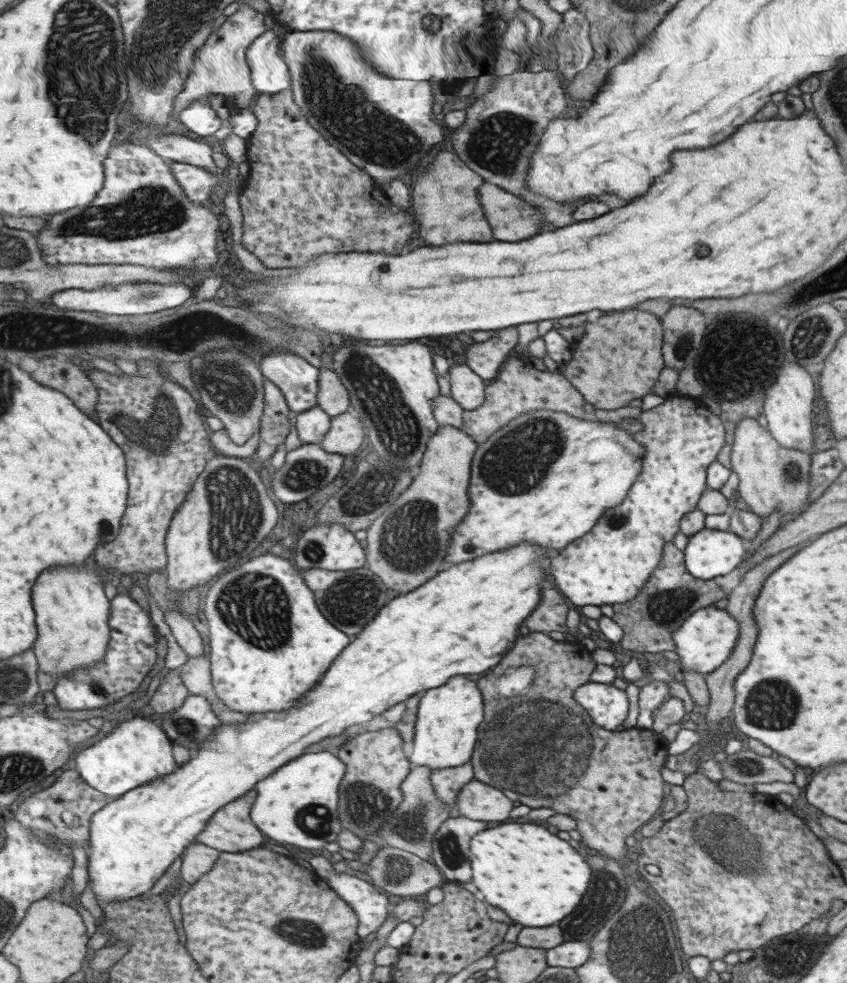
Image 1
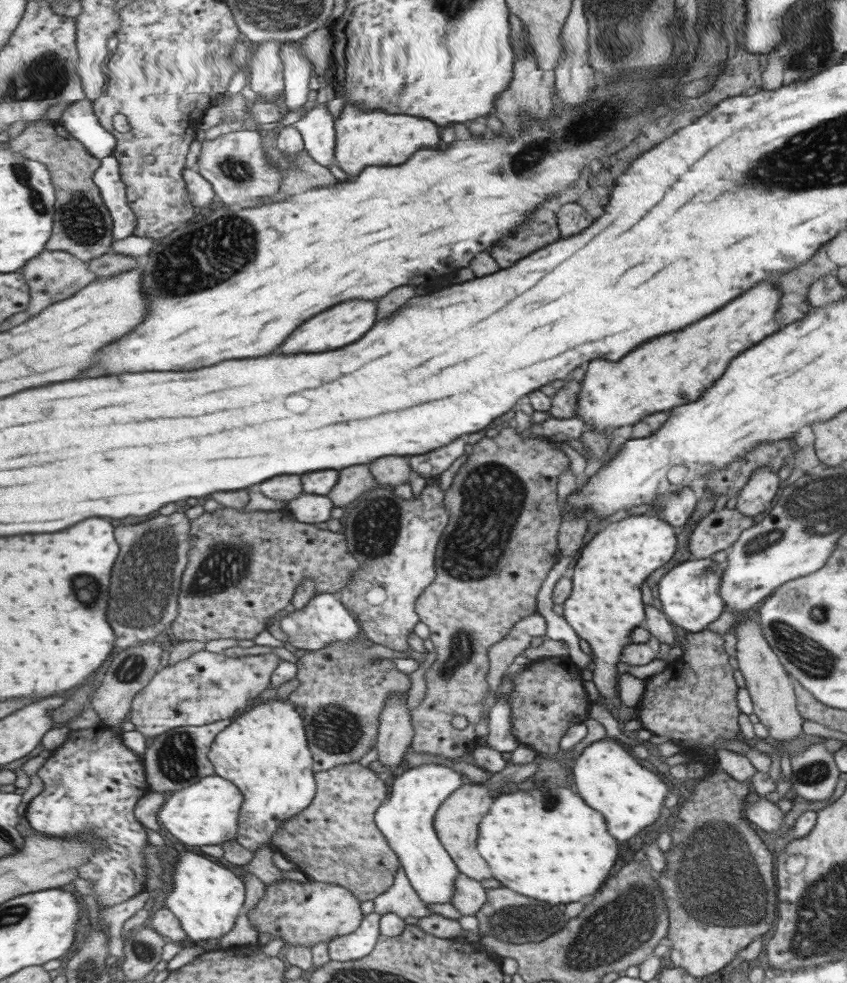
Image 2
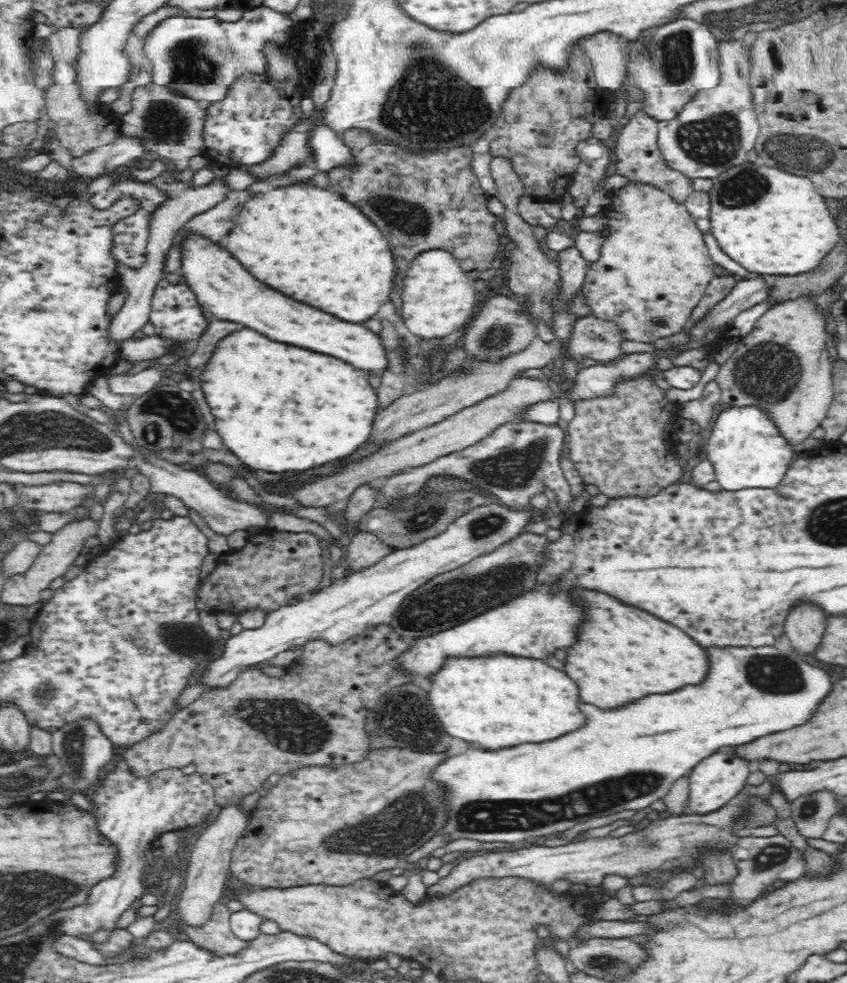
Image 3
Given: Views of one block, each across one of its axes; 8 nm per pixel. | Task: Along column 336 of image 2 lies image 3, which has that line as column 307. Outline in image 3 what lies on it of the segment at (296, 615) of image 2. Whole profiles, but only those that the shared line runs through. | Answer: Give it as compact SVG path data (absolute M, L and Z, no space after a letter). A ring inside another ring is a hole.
M496 503L481 506L457 518L438 536L423 540L421 544L413 548L396 549L381 558L376 564L360 571L354 571L352 574L344 576L344 578L340 573L337 573L334 580L332 580L332 584L322 588L320 592L310 594L310 596L306 594L304 600L293 600L290 604L270 611L264 617L264 624L261 624L260 628L242 629L238 634L231 635L226 640L221 657L211 662L204 672L204 676L200 676L200 680L197 682L210 685L208 689L225 687L243 668L250 665L266 664L266 661L275 657L279 652L287 650L299 651L304 643L311 642L311 640L323 640L332 646L336 646L346 642L346 640L360 638L372 626L391 624L394 613L410 592L414 592L420 585L426 584L430 578L434 578L438 574L456 570L456 568L470 562L473 558L496 550L498 546L502 546L511 538L522 533L530 517L531 512L527 509L515 510Z

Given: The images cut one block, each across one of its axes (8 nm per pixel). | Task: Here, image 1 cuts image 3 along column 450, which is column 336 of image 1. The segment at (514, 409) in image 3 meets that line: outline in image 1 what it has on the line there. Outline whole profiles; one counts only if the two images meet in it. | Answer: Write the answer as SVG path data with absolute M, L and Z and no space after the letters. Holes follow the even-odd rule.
M348 411L332 417L332 427L320 445L330 453L343 455L355 452L361 446L366 432L366 427L357 416L359 414Z

